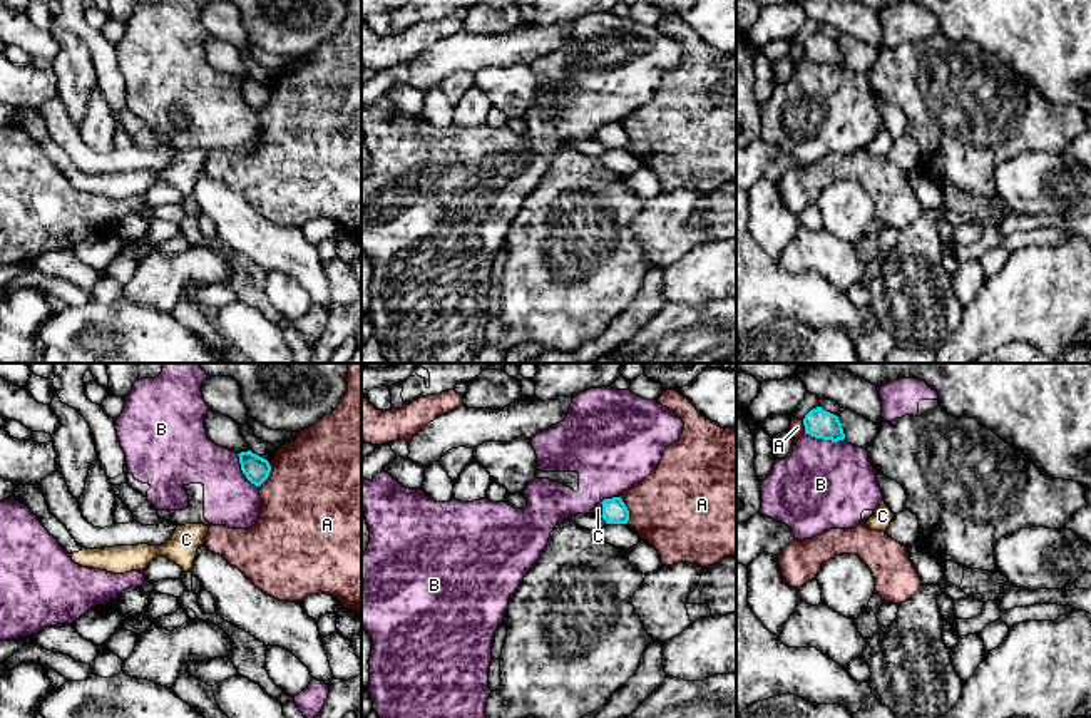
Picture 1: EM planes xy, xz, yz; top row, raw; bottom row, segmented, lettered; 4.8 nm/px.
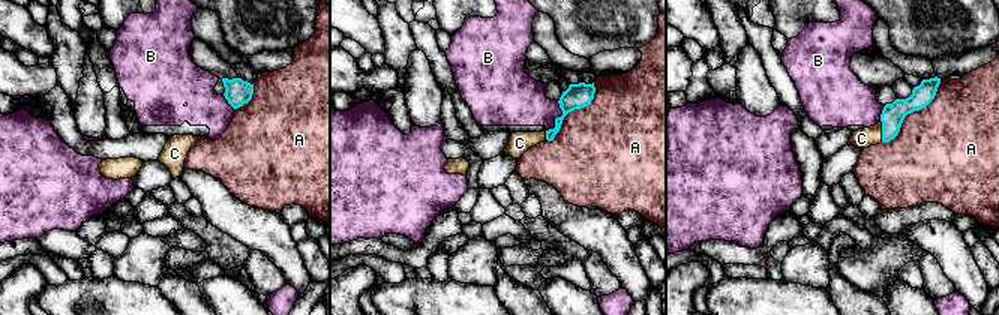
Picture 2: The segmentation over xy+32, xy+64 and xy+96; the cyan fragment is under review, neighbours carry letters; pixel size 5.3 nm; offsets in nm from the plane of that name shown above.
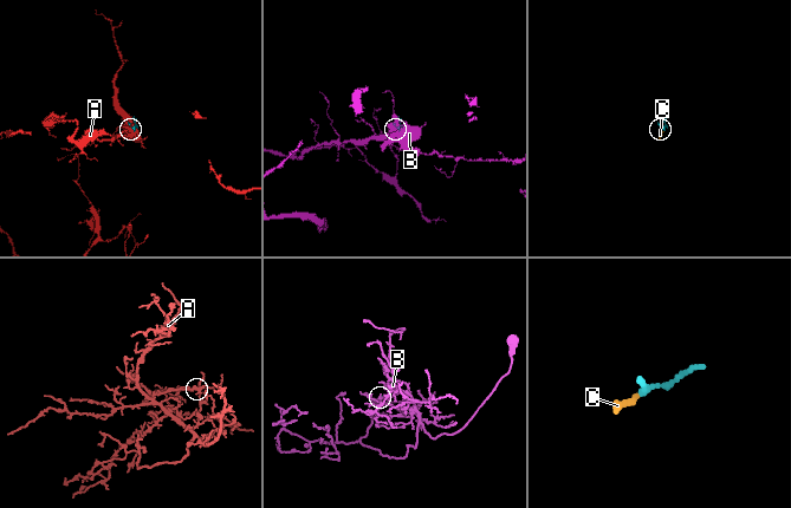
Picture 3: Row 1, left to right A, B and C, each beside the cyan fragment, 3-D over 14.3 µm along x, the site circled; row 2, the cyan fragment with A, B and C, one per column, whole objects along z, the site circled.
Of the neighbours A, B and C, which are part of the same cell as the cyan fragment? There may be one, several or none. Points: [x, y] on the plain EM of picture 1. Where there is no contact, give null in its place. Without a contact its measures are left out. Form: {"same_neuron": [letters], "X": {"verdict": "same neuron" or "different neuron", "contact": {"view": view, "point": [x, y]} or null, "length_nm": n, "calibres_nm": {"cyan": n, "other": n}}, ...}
{"same_neuron": ["C"], "A": {"verdict": "different neuron", "contact": {"view": "xz", "point": [628, 136]}, "length_nm": 130, "calibres_nm": {"cyan": 120, "other": 440}}, "B": {"verdict": "different neuron", "contact": {"view": "yz", "point": [825, 64]}, "length_nm": 190, "calibres_nm": {"cyan": 140, "other": 420}}, "C": {"verdict": "same neuron", "contact": {"view": "xz", "point": [603, 134]}, "length_nm": 70, "calibres_nm": {"cyan": 120, "other": 50}}}

